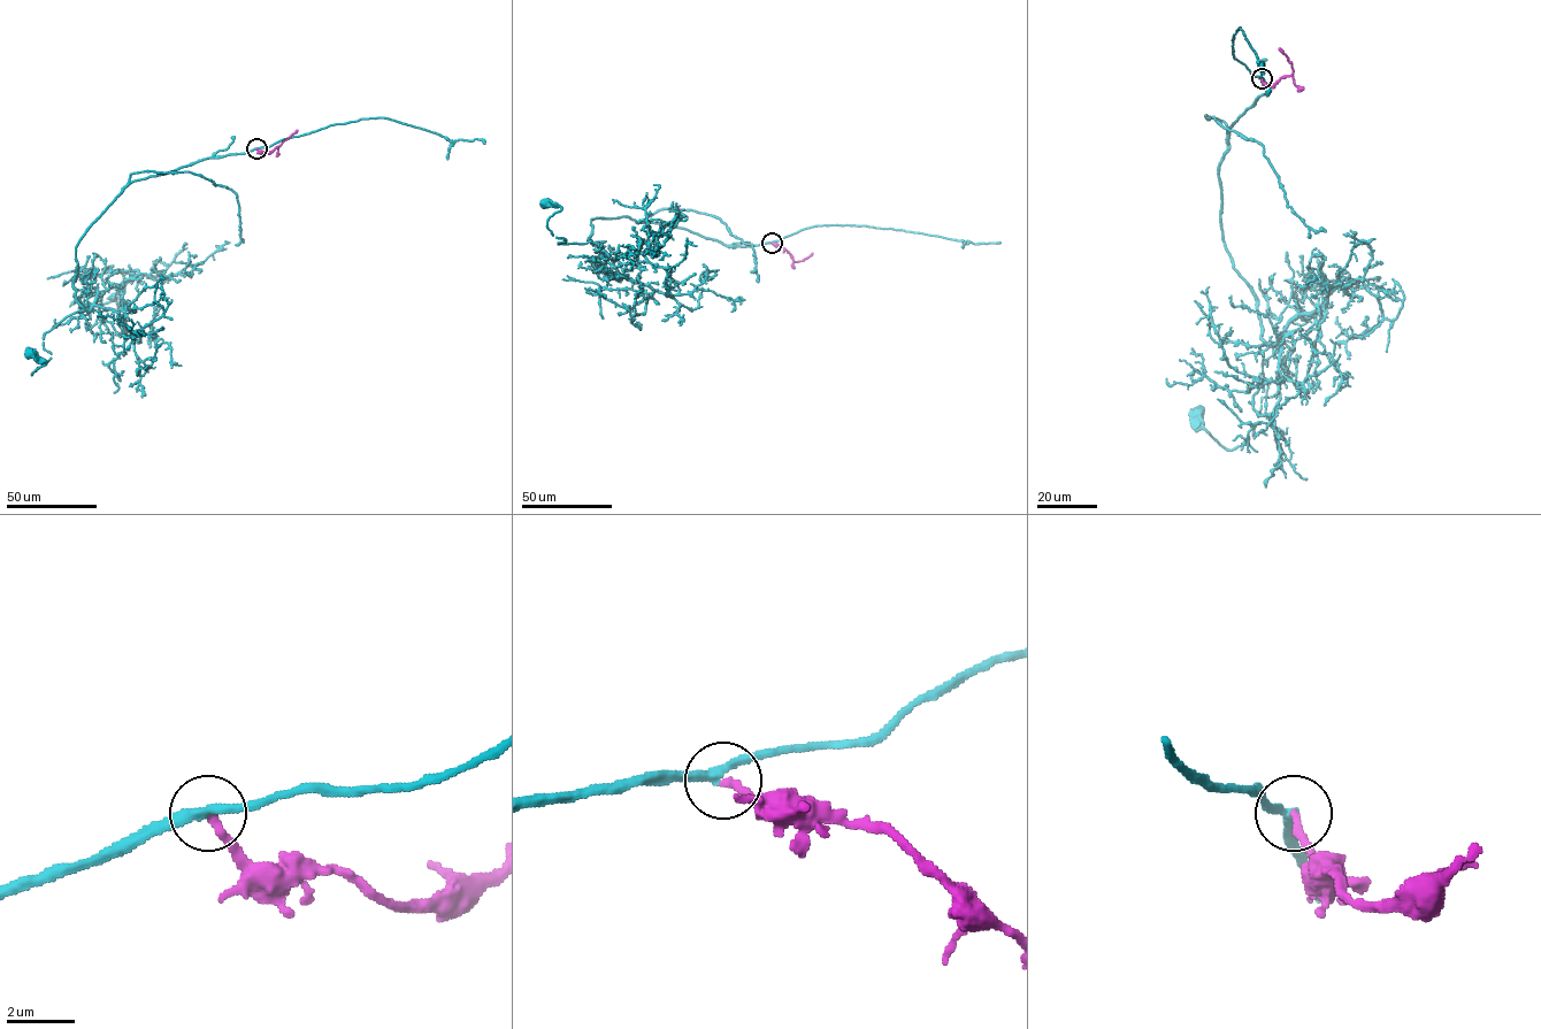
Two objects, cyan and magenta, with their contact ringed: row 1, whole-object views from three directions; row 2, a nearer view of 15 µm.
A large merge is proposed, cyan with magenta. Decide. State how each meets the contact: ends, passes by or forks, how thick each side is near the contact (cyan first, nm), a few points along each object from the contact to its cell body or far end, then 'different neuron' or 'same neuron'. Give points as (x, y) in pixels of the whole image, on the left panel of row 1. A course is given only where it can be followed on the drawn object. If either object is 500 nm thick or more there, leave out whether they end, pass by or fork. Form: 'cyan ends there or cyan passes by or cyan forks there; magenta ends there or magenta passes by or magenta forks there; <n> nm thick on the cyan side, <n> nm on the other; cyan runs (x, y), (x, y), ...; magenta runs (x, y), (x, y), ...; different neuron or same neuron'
cyan passes by; magenta ends there; 260 nm thick on the cyan side, 240 nm on the other; cyan runs (257, 148), (130, 182), (76, 247), (83, 310), (45, 333), (51, 358), (32, 374), (46, 361), (30, 352); magenta runs (257, 148), (270, 153), (297, 130); same neuron

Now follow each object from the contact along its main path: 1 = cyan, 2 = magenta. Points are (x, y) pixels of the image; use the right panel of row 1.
1: (1260, 78), (1218, 168), (1260, 406), (1225, 450), (1197, 414)
2: (1262, 78), (1266, 85), (1273, 86), (1292, 74), (1292, 64), (1279, 48)

